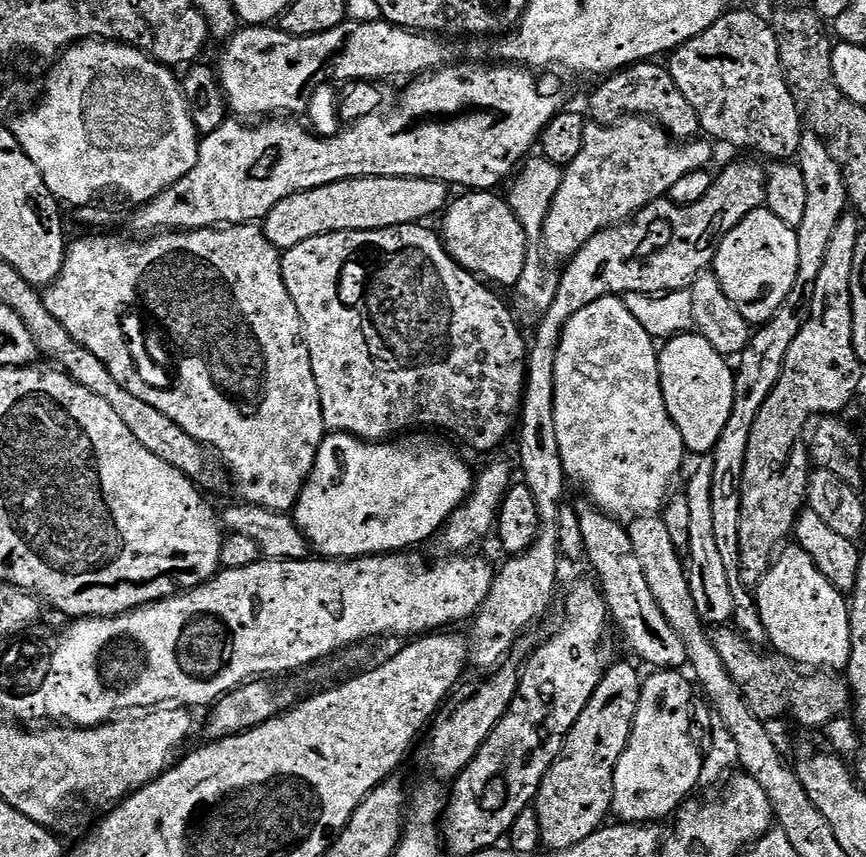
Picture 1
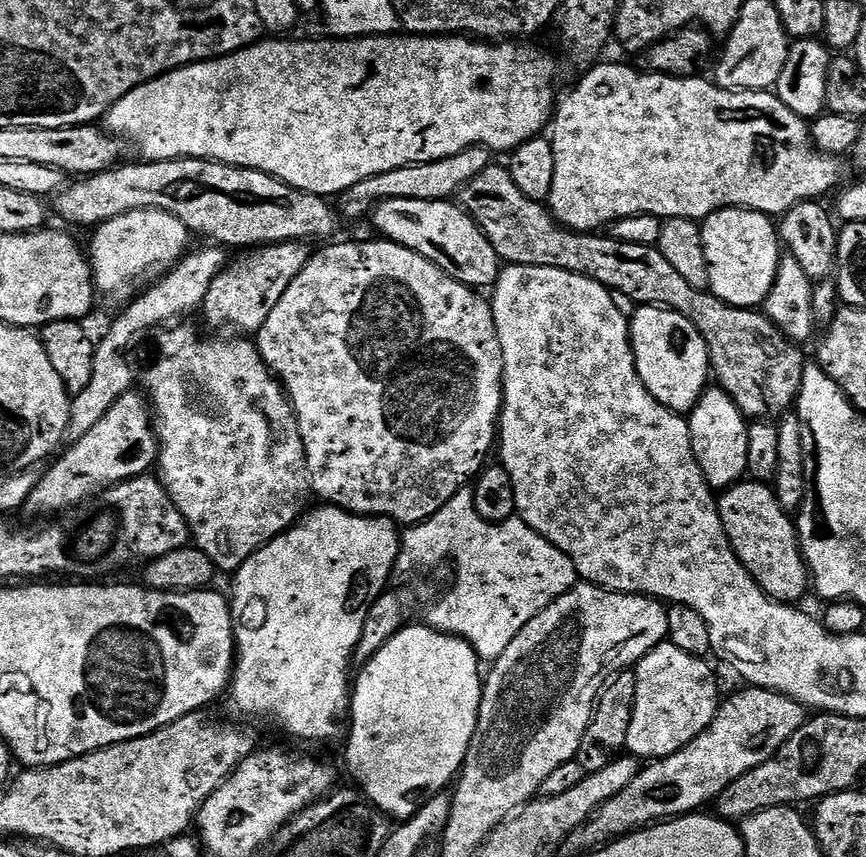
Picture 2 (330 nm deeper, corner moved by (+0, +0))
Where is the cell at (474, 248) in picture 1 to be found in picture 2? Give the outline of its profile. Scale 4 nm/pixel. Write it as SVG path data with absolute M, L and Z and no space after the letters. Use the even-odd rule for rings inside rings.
M394 198L381 200L373 207L370 221L379 235L395 244L406 246L425 256L434 266L438 266L450 278L462 282L467 288L484 290L495 285L500 277L502 261L490 246L486 234L476 225L476 220L465 212L459 203L447 200L415 200L414 198Z

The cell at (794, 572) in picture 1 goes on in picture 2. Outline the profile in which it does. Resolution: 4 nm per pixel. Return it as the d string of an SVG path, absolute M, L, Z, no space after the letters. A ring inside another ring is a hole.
M741 482L723 489L718 500L722 526L732 543L732 549L738 554L742 566L758 582L760 589L771 599L781 604L795 605L807 592L810 592L808 565L804 563L804 555L800 549L800 535L796 532L793 517L784 511L784 507L776 501L775 491L767 483Z

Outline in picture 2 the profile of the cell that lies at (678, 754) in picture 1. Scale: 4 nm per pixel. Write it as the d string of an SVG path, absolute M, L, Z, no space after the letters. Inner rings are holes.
M665 642L647 652L634 665L636 701L624 743L631 755L644 762L661 760L682 750L708 729L716 717L718 701L721 699L716 689L716 676L708 662Z

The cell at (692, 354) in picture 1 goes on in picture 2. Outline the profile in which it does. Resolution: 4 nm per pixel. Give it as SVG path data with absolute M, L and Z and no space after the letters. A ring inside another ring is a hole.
M646 304L631 313L628 333L632 339L636 369L649 394L671 412L691 413L710 384L708 347L694 322L682 318L682 314L671 308Z

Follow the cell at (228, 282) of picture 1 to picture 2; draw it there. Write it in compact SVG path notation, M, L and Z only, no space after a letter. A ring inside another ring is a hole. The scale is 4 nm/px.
M184 328L162 333L156 340L156 357L144 372L145 389L143 388L150 401L154 428L158 433L158 479L188 524L191 543L203 550L206 558L210 558L210 562L214 562L221 573L228 574L235 573L236 569L242 567L263 544L270 543L273 538L292 527L309 507L308 496L313 495L312 483L308 480L308 463L304 457L304 447L292 402L288 399L283 384L272 375L272 369L265 366L255 343L248 338L236 339L240 340L200 340L198 333L187 332Z

